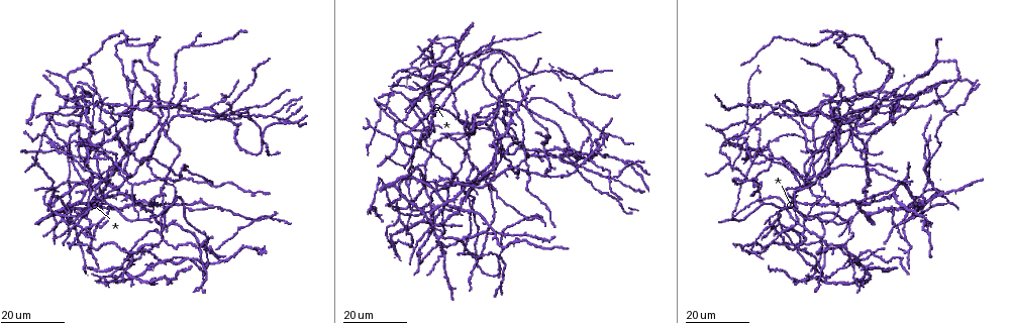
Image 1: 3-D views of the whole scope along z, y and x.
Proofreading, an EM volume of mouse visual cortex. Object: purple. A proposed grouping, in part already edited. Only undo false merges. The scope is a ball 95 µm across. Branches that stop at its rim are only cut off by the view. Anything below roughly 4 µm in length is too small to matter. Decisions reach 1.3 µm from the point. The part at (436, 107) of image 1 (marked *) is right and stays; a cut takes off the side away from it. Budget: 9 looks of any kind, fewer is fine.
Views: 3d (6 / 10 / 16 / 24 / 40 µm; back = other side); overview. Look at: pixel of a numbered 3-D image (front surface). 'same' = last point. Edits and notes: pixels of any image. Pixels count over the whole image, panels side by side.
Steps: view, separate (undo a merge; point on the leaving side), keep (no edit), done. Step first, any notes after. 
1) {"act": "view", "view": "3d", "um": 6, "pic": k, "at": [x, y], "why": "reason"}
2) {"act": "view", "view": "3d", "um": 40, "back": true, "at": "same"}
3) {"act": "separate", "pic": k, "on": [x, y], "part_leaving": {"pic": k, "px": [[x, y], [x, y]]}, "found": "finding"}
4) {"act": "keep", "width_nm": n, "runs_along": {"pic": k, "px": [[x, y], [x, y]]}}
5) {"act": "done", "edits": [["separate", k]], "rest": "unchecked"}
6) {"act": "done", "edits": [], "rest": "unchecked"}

{"act": "view", "view": "3d", "um": 16, "pic": 1, "at": [167, 115], "why": "three arms meet"}

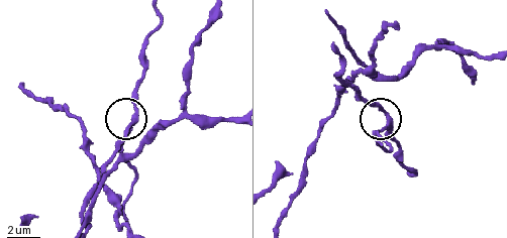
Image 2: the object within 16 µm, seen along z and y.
{"act": "view", "view": "3d", "um": 10, "pic": 2, "at": [386, 126]}

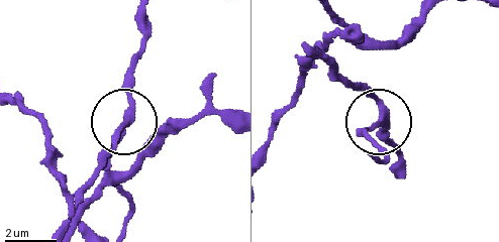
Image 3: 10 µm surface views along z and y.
{"act": "view", "view": "3d", "um": 10, "back": true, "pic": 3, "at": [381, 123], "why": "from behind"}

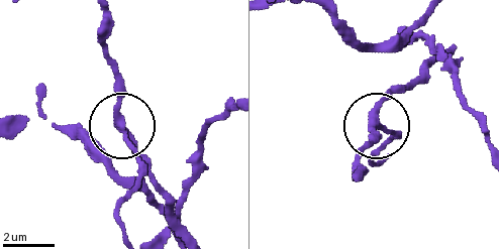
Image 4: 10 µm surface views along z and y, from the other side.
{"act": "keep", "arms": 3, "found": "one neuron here"}

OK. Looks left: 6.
{"act": "view", "view": "3d", "um": 24, "pic": 1, "at": [87, 147], "why": "branch point"}

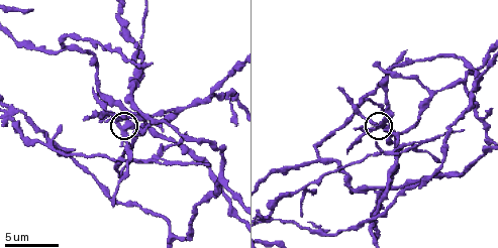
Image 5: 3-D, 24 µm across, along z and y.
{"act": "view", "view": "3d", "um": 10, "pic": 5, "at": [120, 132]}

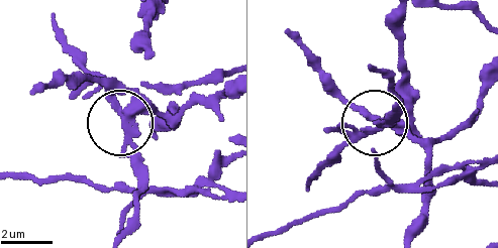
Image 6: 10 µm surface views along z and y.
{"act": "separate", "pic": 6, "on": [360, 132], "arms": 3, "part_leaving": {"pic": 6, "px": [[132, 114], [139, 197], [124, 229]]}, "found": "a second neuron is stuck on"}

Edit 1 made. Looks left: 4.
{"act": "view", "view": "3d", "um": 24, "pic": 1, "at": [833, 127], "why": "four arms meet"}

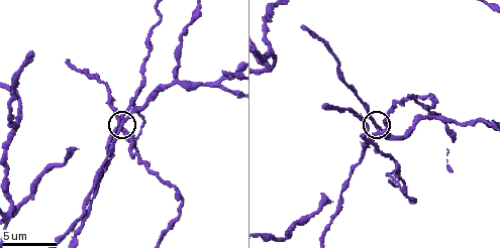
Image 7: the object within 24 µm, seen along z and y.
{"act": "view", "view": "3d", "um": 6, "pic": 7, "at": [375, 125]}

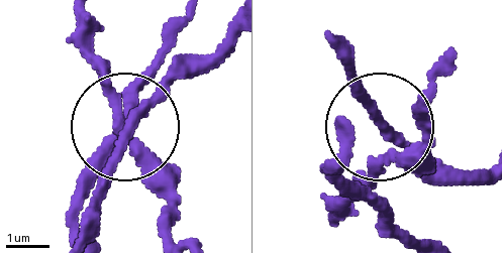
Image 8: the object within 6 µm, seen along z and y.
{"act": "keep", "width_nm": 220, "runs_along": {"pic": 8, "px": [[79, 227], [115, 140], [184, 68]]}, "found": "continuous, no second neuron"}

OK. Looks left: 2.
{"act": "view", "view": "3d", "um": 24, "pic": 1, "at": [410, 215], "why": "looks like a crossing"}

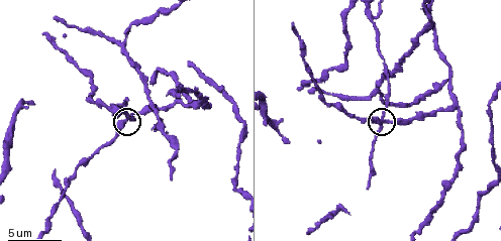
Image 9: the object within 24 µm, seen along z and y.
{"act": "view", "view": "3d", "um": 10, "pic": 9, "at": [381, 120]}

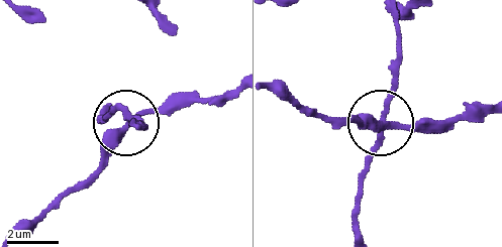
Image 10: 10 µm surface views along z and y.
{"act": "keep", "side_arm_um": 7, "runs_along": {"pic": 10, "px": [[391, 16], [399, 35], [399, 69], [361, 190]]}, "found": "continuous, no second neuron"}

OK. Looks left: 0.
{"act": "done", "edits": [["separate", 6]], "rest": "unchecked"}

